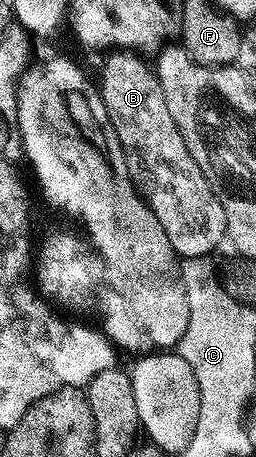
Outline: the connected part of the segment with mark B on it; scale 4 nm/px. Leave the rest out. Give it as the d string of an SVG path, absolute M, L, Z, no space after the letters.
M114 49L104 55L99 89L107 108L109 123L123 148L129 179L143 201L155 212L155 220L163 224L167 240L182 259L212 255L213 249L226 241L223 204L211 192L207 176L195 164L175 119L167 109L157 71L142 55L132 50Z

